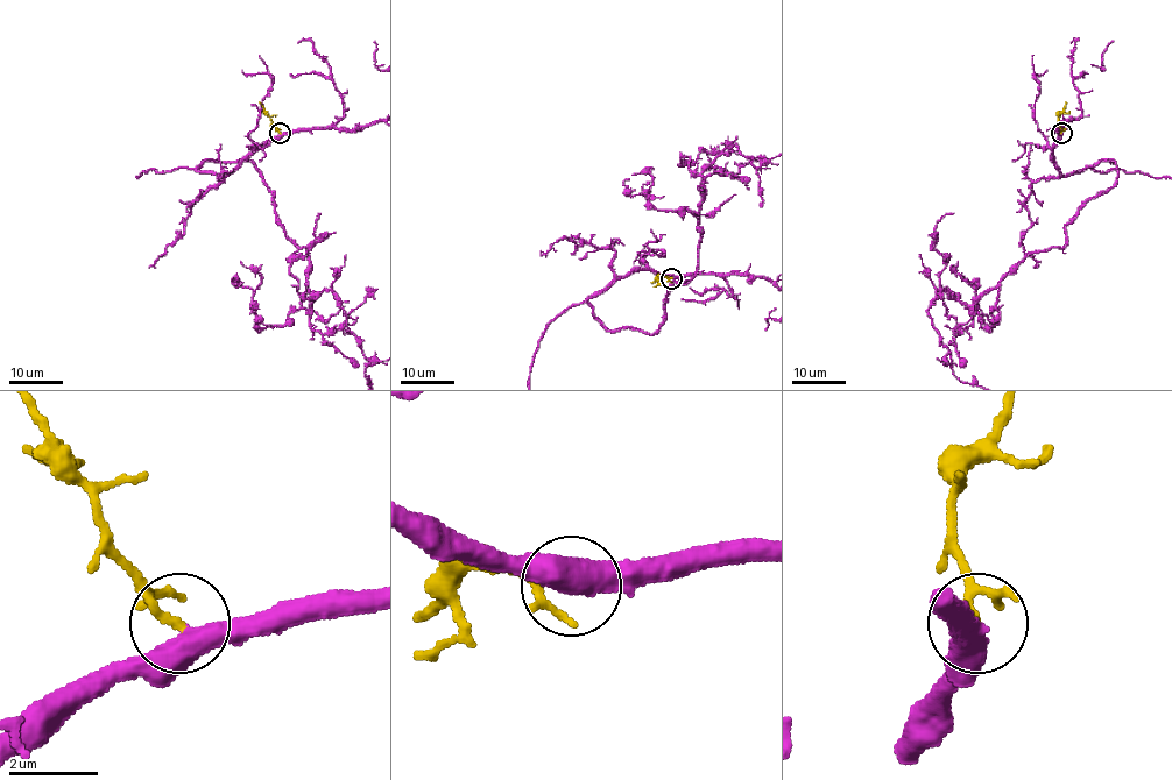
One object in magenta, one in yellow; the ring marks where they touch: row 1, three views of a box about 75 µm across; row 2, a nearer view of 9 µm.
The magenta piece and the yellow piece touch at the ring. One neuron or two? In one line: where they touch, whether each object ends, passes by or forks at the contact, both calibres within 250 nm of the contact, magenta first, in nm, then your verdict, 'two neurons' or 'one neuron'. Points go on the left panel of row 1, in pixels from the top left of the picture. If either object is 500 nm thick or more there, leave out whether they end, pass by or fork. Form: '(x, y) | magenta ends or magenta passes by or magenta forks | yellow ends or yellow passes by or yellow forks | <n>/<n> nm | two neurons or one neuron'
(280, 133) | magenta passes by | yellow passes by | 440/140 nm | one neuron

